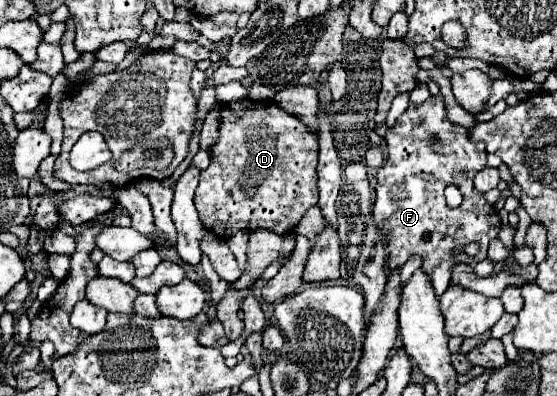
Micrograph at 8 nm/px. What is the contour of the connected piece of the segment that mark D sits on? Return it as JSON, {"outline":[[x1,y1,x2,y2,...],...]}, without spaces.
{"outline":[[237,100,237,102,229,102,223,106,219,140,211,148,211,164,207,170,201,170,201,180,195,190,195,208,199,212,199,220,203,222,203,226,207,230,211,230,215,236,221,236,221,238,231,238,233,232,237,232,237,230,259,230,259,228,273,230,275,234,285,234,297,226,299,218,307,212,307,208,317,204,317,194,319,194,319,190,317,190,317,138,313,132,309,132,309,128,305,128,305,124,301,124,301,120,297,120,297,116,289,116,289,112,285,112,281,106,277,106,273,102]]}

